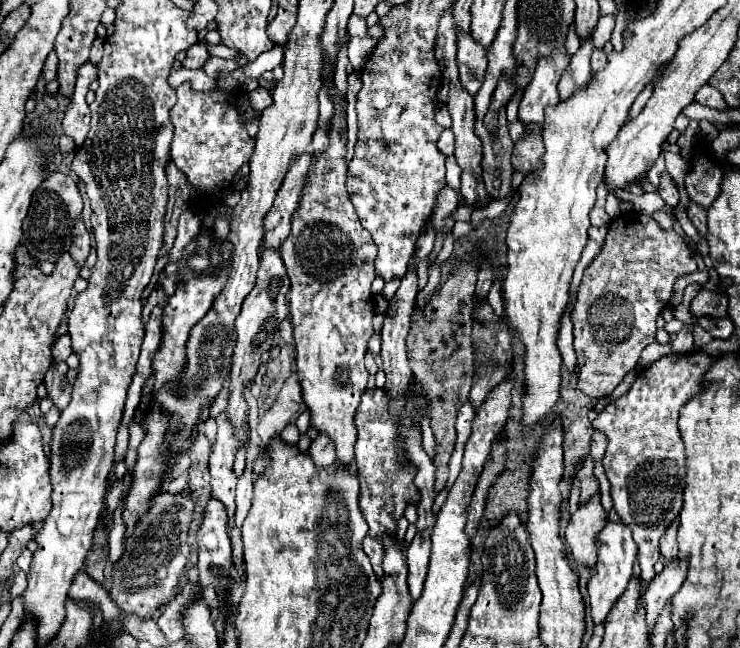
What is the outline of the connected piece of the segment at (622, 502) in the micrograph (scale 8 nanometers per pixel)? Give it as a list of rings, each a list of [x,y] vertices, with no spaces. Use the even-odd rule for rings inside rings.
[[[690,352],[690,354],[668,354],[650,364],[640,372],[628,394],[610,402],[592,422],[594,428],[602,430],[608,436],[608,448],[602,458],[602,466],[606,478],[610,482],[610,496],[614,502],[614,510],[620,520],[632,528],[634,542],[638,544],[638,566],[642,572],[642,580],[654,578],[654,564],[660,558],[658,542],[666,528],[678,518],[682,510],[682,490],[686,488],[686,450],[678,430],[678,414],[682,406],[706,390],[706,370],[716,362],[718,356],[710,356],[706,352]]]

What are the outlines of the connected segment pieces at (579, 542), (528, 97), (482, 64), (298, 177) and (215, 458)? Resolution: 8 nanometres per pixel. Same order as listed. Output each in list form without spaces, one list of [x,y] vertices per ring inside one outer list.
[[[600,494],[580,506],[566,528],[566,542],[576,564],[592,568],[596,564],[596,534],[604,528],[606,512],[600,504]]]
[[[564,48],[554,50],[554,54],[546,60],[538,60],[534,70],[534,78],[524,90],[524,96],[518,106],[518,120],[522,124],[542,124],[544,122],[544,108],[556,106],[558,98],[558,80],[566,70],[570,58],[566,56]]]
[[[458,30],[458,70],[460,70],[460,80],[462,86],[474,96],[476,90],[482,86],[482,78],[486,74],[486,50],[482,46],[478,46],[478,42],[474,42],[470,38],[470,34]]]
[[[310,152],[298,154],[294,158],[294,162],[290,164],[290,170],[276,196],[276,202],[274,202],[272,210],[268,212],[266,236],[264,236],[264,244],[262,244],[260,252],[268,246],[278,248],[280,242],[286,240],[286,236],[290,234],[290,218],[292,218],[294,210],[298,208],[298,196],[302,194],[302,186],[304,186],[308,168],[310,168]]]
[[[226,412],[216,418],[218,434],[216,444],[210,454],[210,476],[212,476],[212,498],[224,502],[230,528],[234,528],[234,492],[236,492],[236,476],[234,476],[234,430],[230,430],[230,422],[226,422]]]

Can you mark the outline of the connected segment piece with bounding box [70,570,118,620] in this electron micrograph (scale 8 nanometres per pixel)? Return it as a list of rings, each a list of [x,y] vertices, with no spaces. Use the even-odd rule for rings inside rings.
[[[80,570],[80,572],[74,576],[74,582],[72,582],[72,586],[70,586],[70,598],[90,600],[90,602],[98,604],[100,610],[102,610],[102,616],[108,618],[108,620],[114,620],[114,616],[118,614],[118,608],[116,608],[114,602],[108,598],[104,586],[98,584],[98,582],[94,582],[94,578],[90,578],[84,570]]]

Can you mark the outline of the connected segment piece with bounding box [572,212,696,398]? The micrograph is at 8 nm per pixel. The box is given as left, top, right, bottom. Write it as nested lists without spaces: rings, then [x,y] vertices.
[[[626,212],[614,218],[608,226],[606,242],[600,254],[592,260],[592,264],[584,270],[584,278],[578,290],[578,302],[572,310],[574,324],[574,350],[578,356],[578,388],[590,398],[610,396],[612,390],[622,382],[624,374],[636,368],[640,352],[656,340],[656,318],[662,308],[672,298],[674,282],[684,276],[696,272],[696,260],[690,254],[682,236],[674,230],[664,230],[652,216]]]

